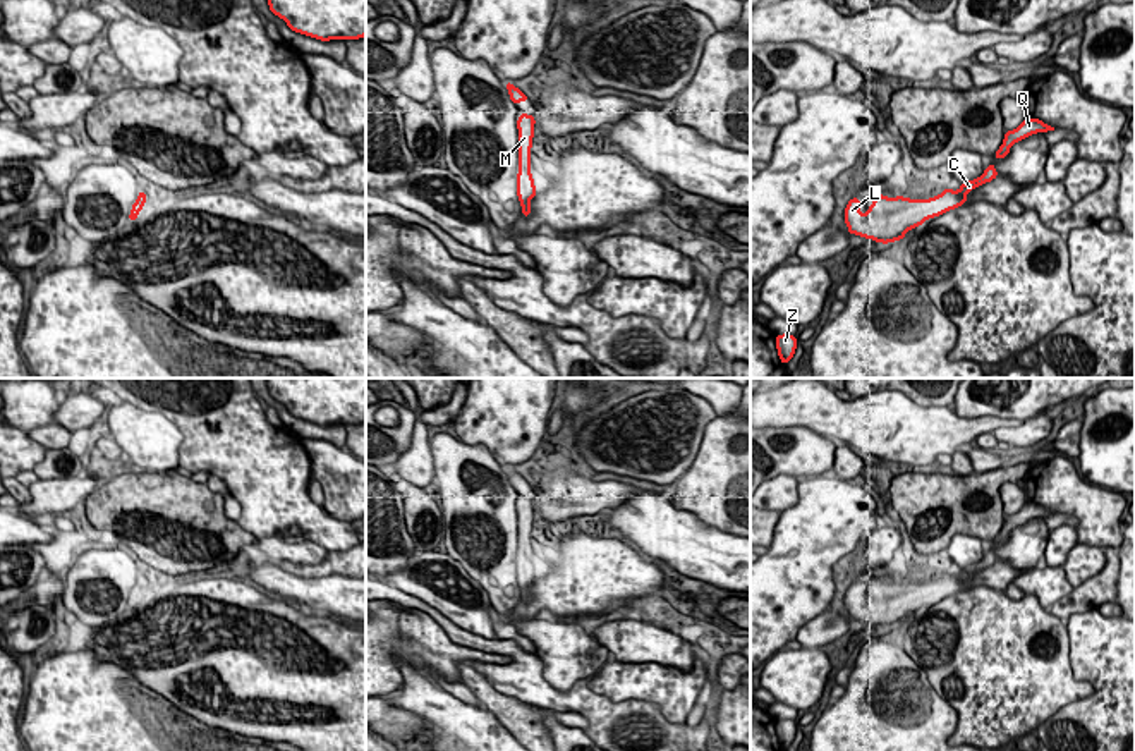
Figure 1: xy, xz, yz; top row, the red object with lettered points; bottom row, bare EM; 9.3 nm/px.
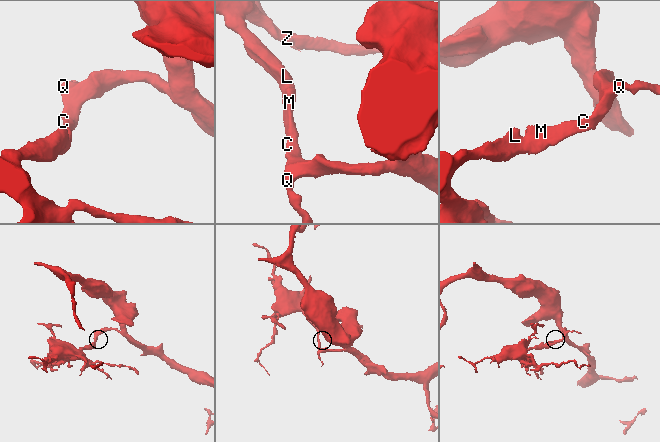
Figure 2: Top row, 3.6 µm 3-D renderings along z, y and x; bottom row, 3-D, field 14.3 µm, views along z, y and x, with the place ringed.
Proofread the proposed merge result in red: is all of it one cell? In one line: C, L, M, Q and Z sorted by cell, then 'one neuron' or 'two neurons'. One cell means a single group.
C L M Q Z | one neuron

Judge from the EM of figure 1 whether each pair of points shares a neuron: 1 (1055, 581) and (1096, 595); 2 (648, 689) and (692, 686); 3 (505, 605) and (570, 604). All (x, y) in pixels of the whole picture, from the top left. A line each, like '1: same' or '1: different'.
1: different
2: same
3: different

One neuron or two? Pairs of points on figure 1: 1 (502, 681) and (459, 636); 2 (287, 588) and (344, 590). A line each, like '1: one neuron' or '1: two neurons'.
1: one neuron
2: one neuron

